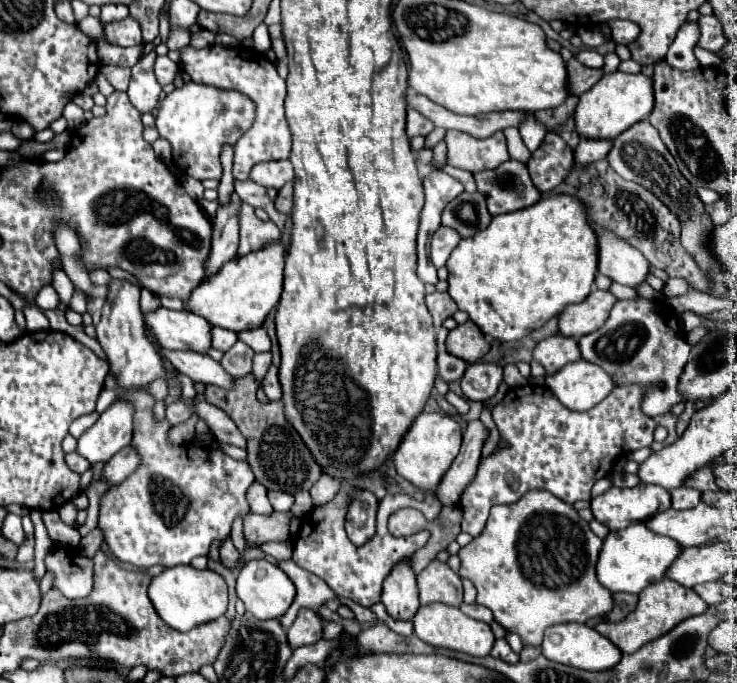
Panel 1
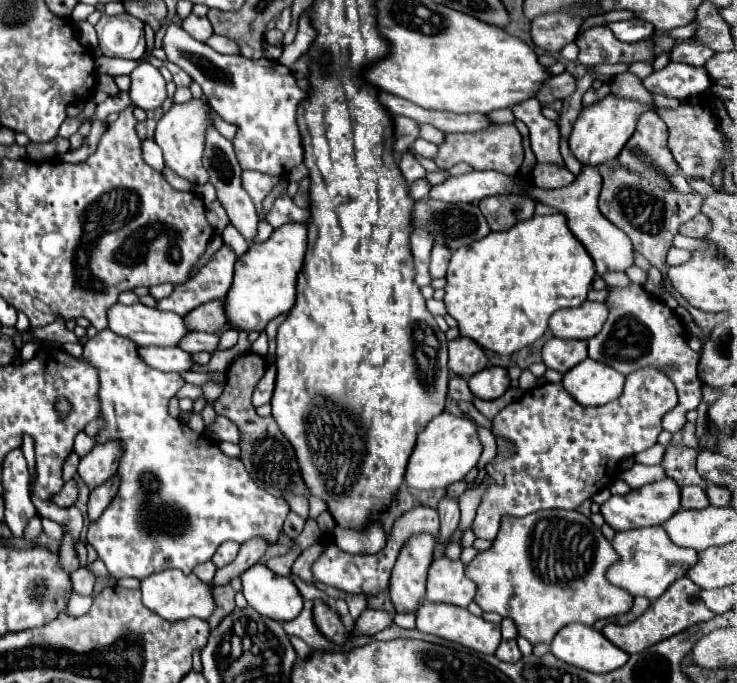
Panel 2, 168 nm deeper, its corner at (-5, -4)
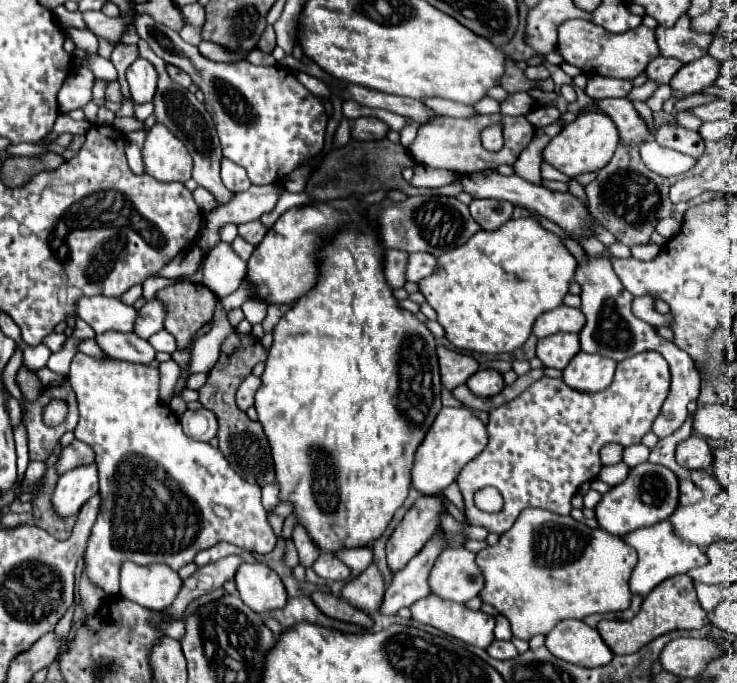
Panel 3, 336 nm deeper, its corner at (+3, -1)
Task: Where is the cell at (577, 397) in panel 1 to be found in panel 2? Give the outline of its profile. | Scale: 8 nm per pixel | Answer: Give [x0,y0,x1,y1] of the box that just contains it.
[563,358,623,406]

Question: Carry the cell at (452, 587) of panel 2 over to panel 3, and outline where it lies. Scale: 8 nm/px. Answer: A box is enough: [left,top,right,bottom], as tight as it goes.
[429,547,483,603]

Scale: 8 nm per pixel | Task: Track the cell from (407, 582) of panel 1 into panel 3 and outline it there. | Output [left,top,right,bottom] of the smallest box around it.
[387,495,443,573]

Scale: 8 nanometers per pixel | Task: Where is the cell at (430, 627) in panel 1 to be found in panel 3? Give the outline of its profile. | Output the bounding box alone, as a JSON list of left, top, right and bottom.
[411,595,495,649]

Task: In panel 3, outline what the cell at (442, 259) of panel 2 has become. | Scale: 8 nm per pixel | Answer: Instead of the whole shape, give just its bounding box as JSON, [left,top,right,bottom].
[407,253,437,281]

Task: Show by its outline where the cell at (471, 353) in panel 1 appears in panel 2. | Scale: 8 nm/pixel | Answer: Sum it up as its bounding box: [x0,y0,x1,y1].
[449,338,489,378]

